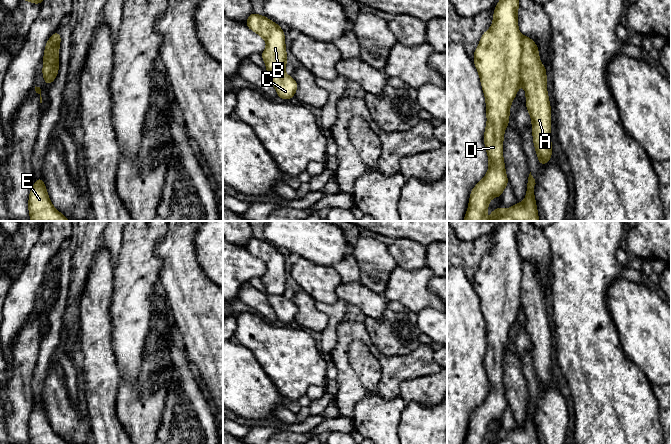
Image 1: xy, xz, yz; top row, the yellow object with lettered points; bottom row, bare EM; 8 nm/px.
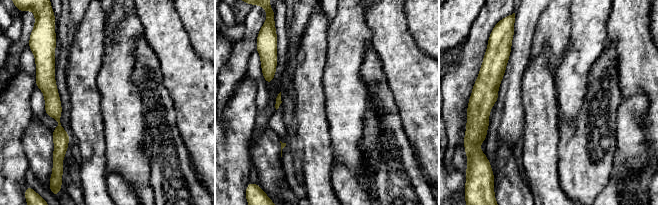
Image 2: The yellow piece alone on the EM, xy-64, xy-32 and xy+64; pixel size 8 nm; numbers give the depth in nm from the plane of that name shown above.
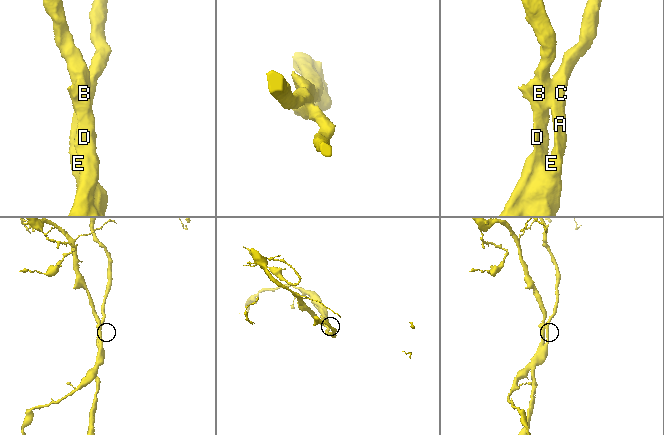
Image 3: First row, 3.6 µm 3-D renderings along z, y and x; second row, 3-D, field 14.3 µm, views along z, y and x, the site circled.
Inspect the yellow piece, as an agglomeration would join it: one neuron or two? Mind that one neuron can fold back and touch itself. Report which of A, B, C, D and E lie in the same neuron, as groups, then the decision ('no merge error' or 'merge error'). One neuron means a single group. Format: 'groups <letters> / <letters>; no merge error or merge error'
groups A C E / B D; merge error

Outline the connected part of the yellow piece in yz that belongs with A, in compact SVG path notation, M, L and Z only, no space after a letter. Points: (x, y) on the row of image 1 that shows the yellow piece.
M522 37L521 80L526 92L526 108L532 121L532 135L538 162L546 165L551 160L551 106L547 93L546 66L541 64L536 43Z

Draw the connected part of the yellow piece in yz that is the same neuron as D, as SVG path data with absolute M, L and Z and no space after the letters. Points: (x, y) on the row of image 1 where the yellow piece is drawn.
M500 0L495 6L491 28L484 31L474 51L473 61L479 73L486 101L487 125L484 144L489 169L484 178L472 189L463 221L483 221L489 201L493 197L502 197L503 190L509 183L503 159L503 139L505 128L509 125L510 106L516 97L521 80L523 43L518 29L518 7L519 0Z

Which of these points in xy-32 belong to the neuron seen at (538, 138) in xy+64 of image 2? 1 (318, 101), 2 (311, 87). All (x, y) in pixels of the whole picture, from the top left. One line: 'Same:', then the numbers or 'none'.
Same: 1, 2

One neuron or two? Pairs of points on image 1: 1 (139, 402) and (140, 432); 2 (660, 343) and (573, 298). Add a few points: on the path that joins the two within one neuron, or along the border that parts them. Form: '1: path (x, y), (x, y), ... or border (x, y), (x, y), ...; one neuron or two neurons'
1: path (139, 409), (140, 425); one neuron
2: border (606, 295), (606, 307), (620, 340); two neurons

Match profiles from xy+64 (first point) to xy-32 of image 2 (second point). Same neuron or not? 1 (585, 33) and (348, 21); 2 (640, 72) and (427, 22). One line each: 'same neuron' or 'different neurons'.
1: same neuron
2: different neurons

